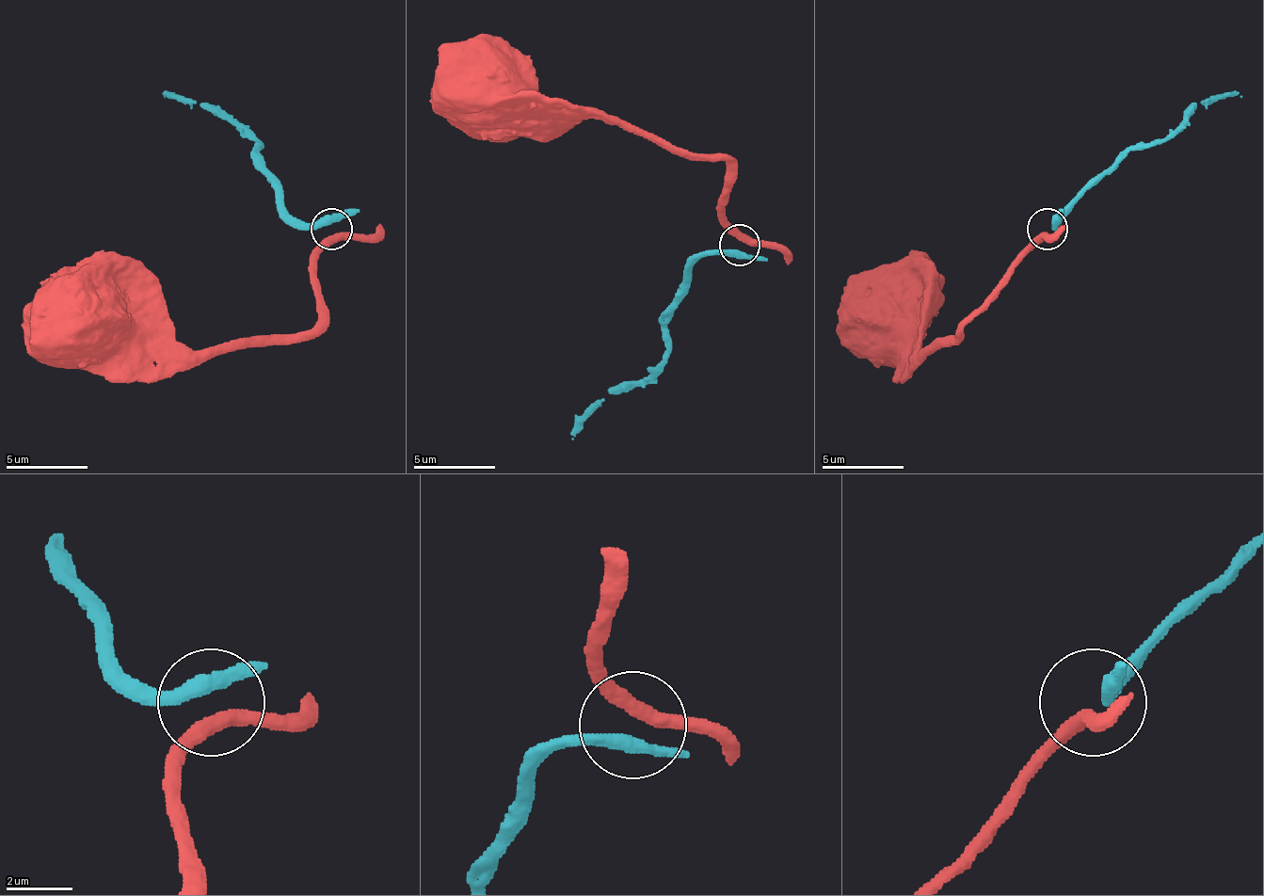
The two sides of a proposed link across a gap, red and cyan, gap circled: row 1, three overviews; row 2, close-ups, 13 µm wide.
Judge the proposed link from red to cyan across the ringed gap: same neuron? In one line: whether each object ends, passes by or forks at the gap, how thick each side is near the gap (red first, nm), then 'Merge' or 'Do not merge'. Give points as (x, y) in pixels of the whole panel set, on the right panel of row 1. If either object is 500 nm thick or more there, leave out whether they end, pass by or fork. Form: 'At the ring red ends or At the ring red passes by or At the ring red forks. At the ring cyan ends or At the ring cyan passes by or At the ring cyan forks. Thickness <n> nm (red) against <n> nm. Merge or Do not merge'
At the ring red passes by. At the ring cyan passes by. Thickness 400 nm (red) against 420 nm. Merge

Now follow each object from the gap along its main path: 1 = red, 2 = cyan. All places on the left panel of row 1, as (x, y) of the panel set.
1: (333, 232), (317, 257), (317, 323), (309, 331), (194, 351), (100, 335), (55, 298), (67, 311)
2: (329, 224), (301, 224), (284, 208), (280, 184), (260, 147), (231, 122), (215, 114), (202, 102), (166, 97)

